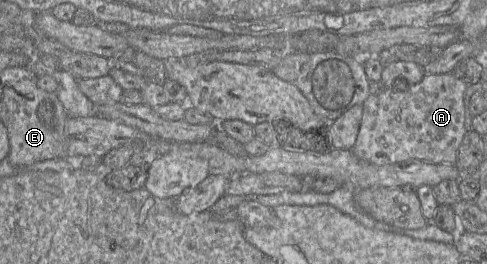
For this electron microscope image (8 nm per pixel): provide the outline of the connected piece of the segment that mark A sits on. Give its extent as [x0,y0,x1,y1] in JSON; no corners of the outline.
[351,74,467,165]

